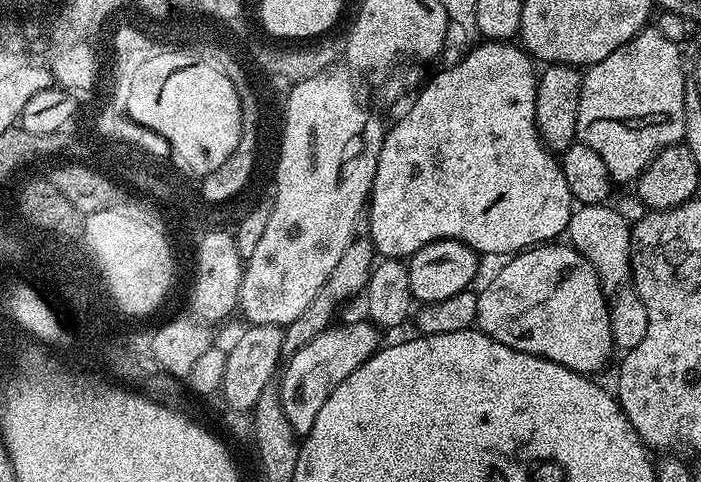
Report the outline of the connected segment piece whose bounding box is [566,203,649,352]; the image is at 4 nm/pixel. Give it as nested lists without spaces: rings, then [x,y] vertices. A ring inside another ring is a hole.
[[[583,204],[573,211],[566,236],[572,247],[591,262],[605,293],[612,294],[609,299],[609,312],[613,345],[622,352],[636,349],[642,339],[646,338],[649,319],[636,292],[627,287],[631,283],[631,223],[622,213],[610,207],[610,204]]]

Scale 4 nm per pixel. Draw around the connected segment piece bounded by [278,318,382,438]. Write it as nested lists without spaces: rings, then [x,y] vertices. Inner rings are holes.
[[[361,318],[353,324],[344,324],[341,328],[333,326],[319,332],[310,342],[306,342],[306,346],[287,357],[288,365],[285,368],[283,365],[278,376],[278,395],[286,410],[286,418],[290,418],[290,426],[296,431],[297,437],[307,437],[318,418],[318,410],[322,410],[322,402],[326,402],[334,389],[346,378],[350,378],[350,374],[354,374],[354,370],[358,370],[362,362],[380,351],[380,336],[381,329]]]

